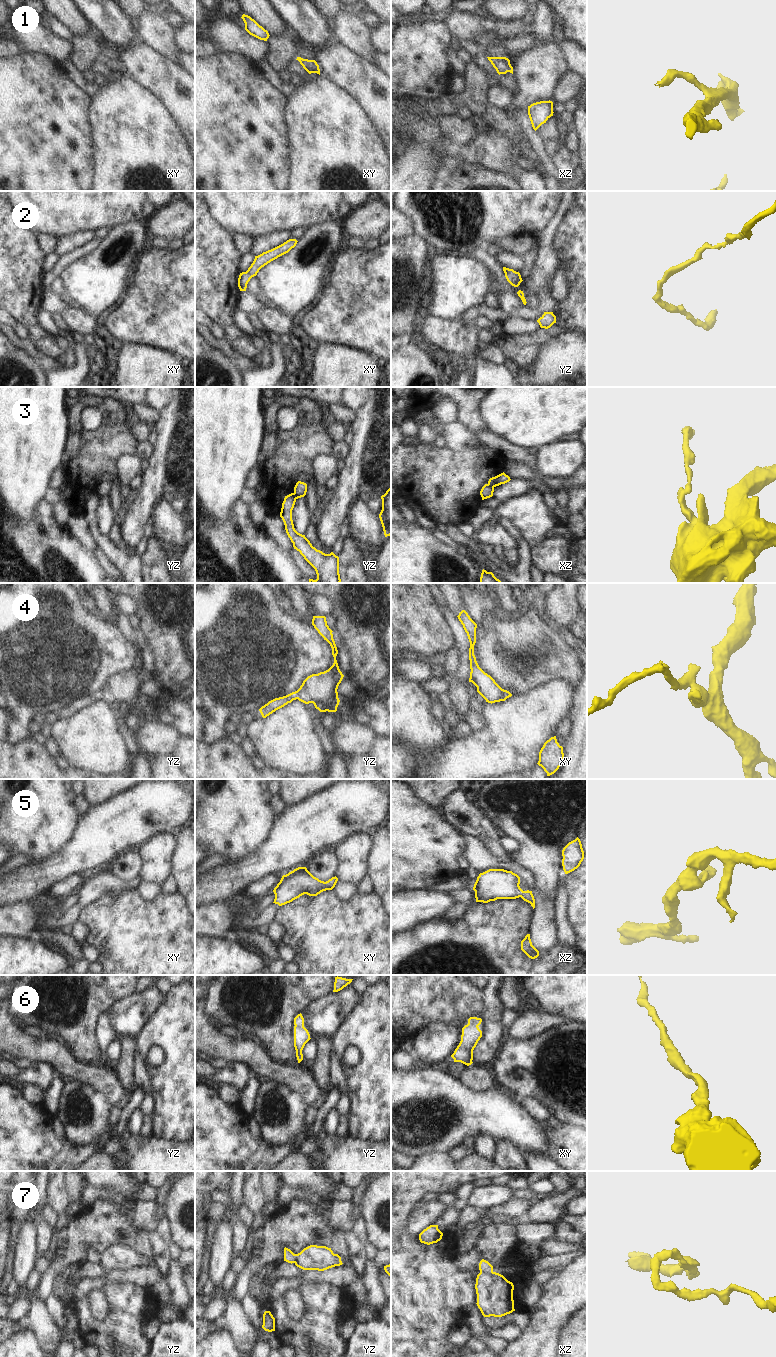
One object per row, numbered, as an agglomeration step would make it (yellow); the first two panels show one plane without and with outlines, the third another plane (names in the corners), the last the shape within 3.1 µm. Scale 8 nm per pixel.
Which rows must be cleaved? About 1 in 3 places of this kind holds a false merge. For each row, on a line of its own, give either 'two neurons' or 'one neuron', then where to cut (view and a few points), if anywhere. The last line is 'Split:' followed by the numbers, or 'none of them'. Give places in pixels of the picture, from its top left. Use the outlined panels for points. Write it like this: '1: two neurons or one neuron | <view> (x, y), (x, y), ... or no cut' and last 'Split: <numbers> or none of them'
1: one neuron | no cut
2: one neuron | no cut
3: two neurons | xz (487, 484), (493, 488)
4: two neurons | xy (505, 690), (500, 700)
5: one neuron | no cut
6: one neuron | no cut
7: two neurons | xz (480, 1270), (483, 1272), (492, 1271)
Split: 3, 4, 7

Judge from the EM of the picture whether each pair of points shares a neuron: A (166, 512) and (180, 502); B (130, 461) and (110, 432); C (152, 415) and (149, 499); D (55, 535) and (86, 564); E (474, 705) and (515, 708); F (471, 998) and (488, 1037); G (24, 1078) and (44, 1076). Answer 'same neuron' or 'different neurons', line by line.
A: different neurons
B: different neurons
C: different neurons
D: same neuron
E: different neurons
F: same neuron
G: same neuron

